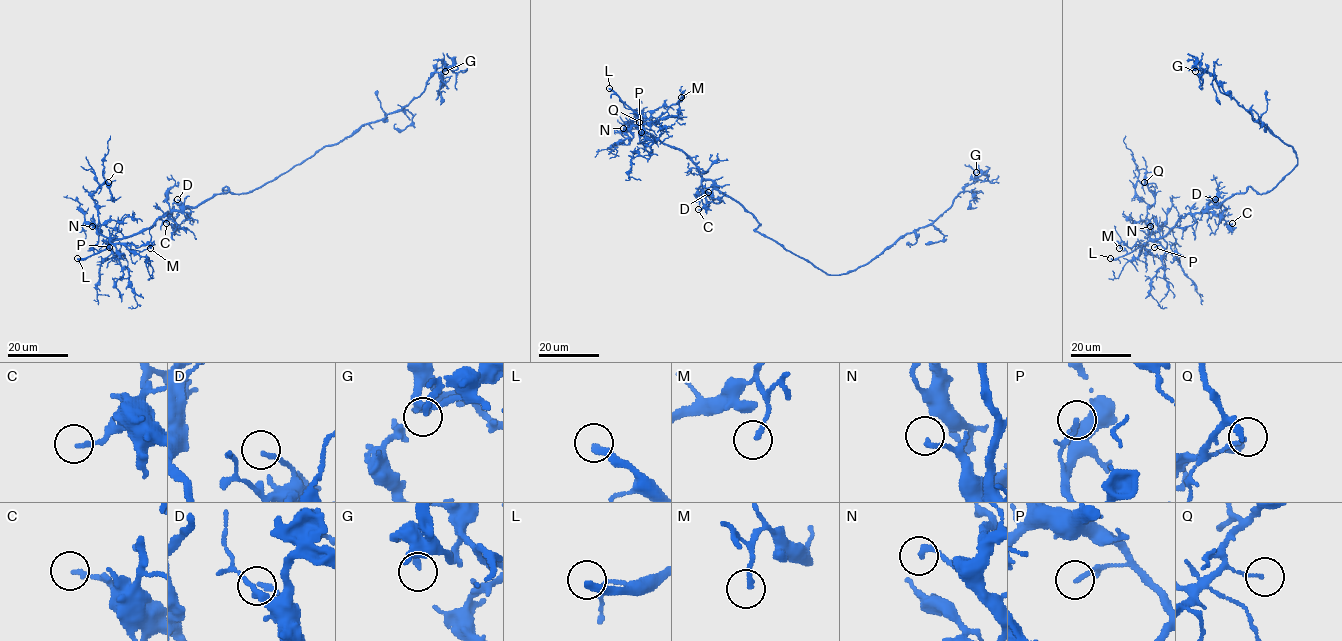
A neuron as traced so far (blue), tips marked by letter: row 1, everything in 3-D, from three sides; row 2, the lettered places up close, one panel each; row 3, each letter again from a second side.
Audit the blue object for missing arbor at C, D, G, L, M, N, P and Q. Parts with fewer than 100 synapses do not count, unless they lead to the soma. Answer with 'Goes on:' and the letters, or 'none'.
Goes on: L

